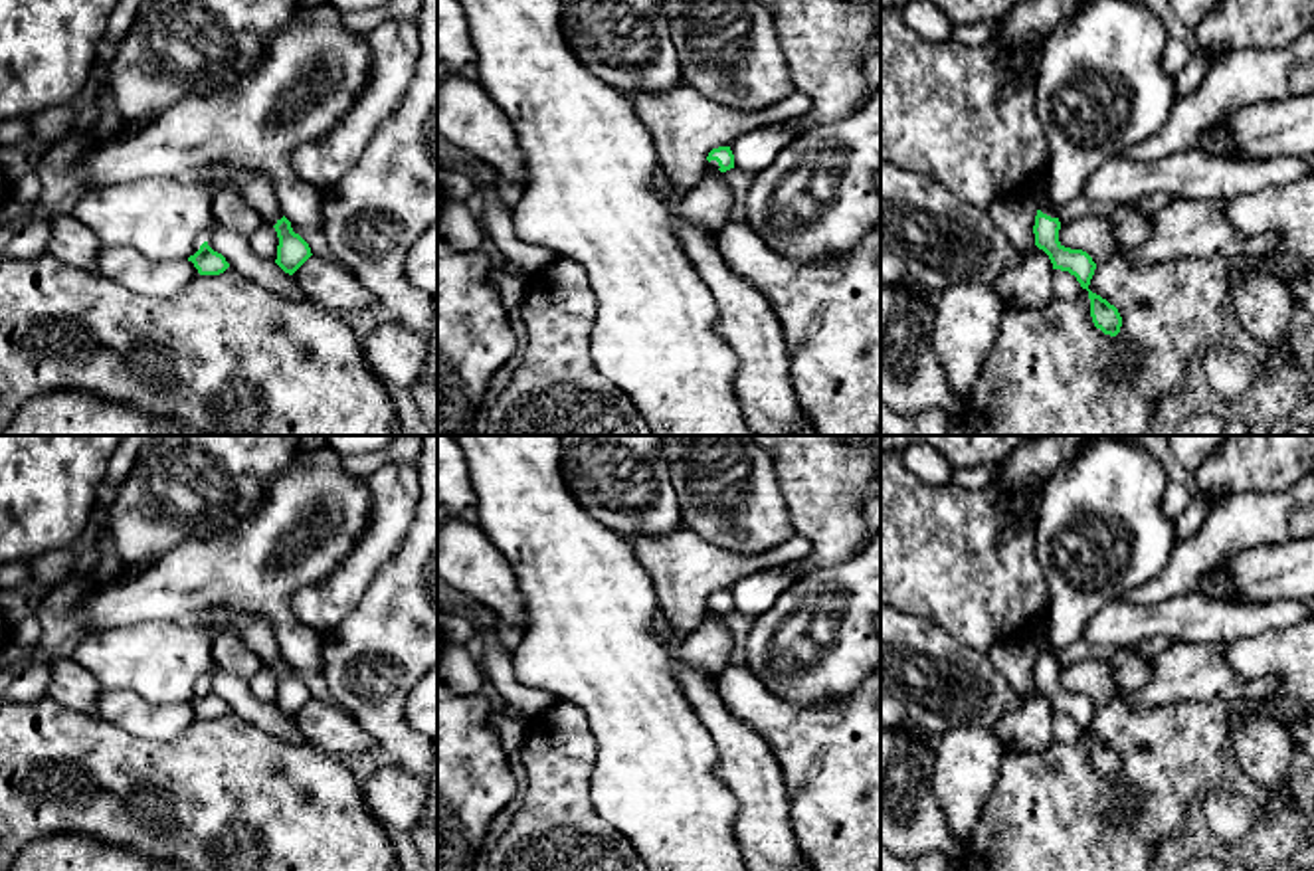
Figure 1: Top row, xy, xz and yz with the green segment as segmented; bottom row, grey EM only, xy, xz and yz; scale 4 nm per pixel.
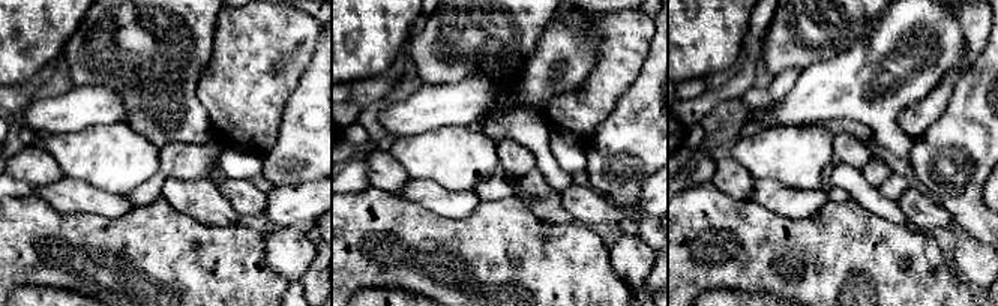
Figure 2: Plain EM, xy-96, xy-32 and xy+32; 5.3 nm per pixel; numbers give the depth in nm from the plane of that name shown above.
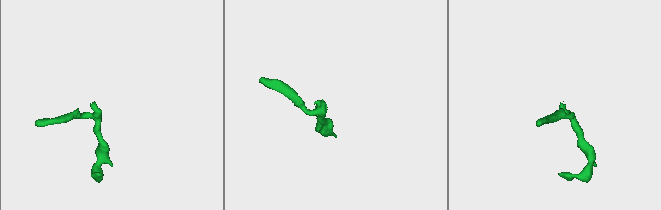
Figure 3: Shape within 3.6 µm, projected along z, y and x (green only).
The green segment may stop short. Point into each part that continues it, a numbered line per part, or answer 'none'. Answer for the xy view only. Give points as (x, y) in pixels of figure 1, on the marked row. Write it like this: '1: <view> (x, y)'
1: xy (256, 189)

